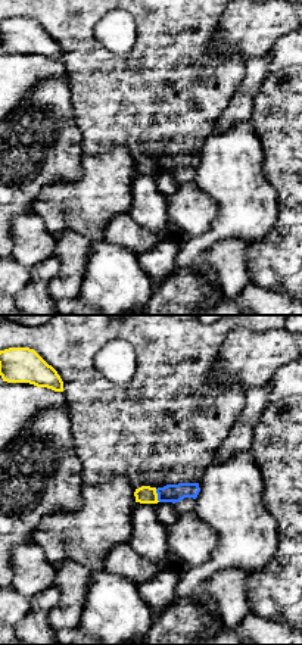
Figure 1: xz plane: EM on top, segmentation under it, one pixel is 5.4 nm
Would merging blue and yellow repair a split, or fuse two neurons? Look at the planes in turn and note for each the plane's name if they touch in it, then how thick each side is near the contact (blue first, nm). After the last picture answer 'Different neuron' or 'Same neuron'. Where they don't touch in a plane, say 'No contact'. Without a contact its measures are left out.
Touches blue in xz. Thickness 100 nm (blue) against 100 nm

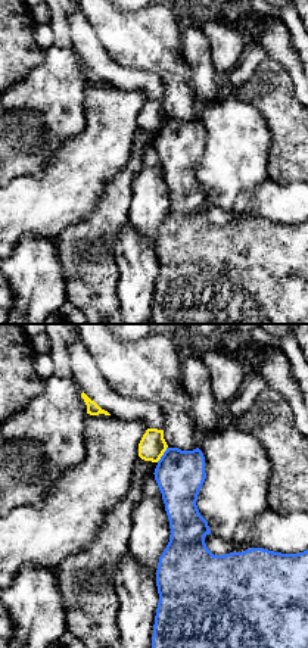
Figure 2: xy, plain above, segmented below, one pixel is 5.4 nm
Touches blue in xy. Thickness 260 nm (blue) against 140 nm

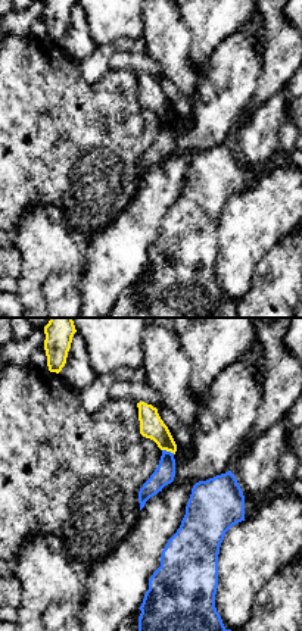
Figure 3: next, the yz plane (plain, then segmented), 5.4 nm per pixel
Touches blue in yz. Thickness 110 nm (blue) against 130 nm

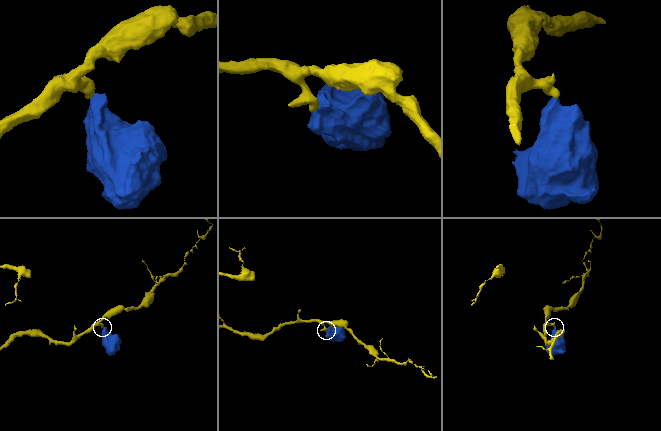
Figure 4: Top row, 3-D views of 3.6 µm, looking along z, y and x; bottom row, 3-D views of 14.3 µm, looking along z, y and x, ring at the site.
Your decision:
Different neuron

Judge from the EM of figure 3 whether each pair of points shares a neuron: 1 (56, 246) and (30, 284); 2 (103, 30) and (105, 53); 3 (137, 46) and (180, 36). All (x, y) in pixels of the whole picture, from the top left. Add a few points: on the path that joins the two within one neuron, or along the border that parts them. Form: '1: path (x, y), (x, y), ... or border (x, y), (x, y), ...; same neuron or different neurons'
1: path (47, 255), (37, 265), (34, 275); same neuron
2: border (139, 37), (96, 46); different neurons
3: border (143, 36), (145, 50); different neurons

